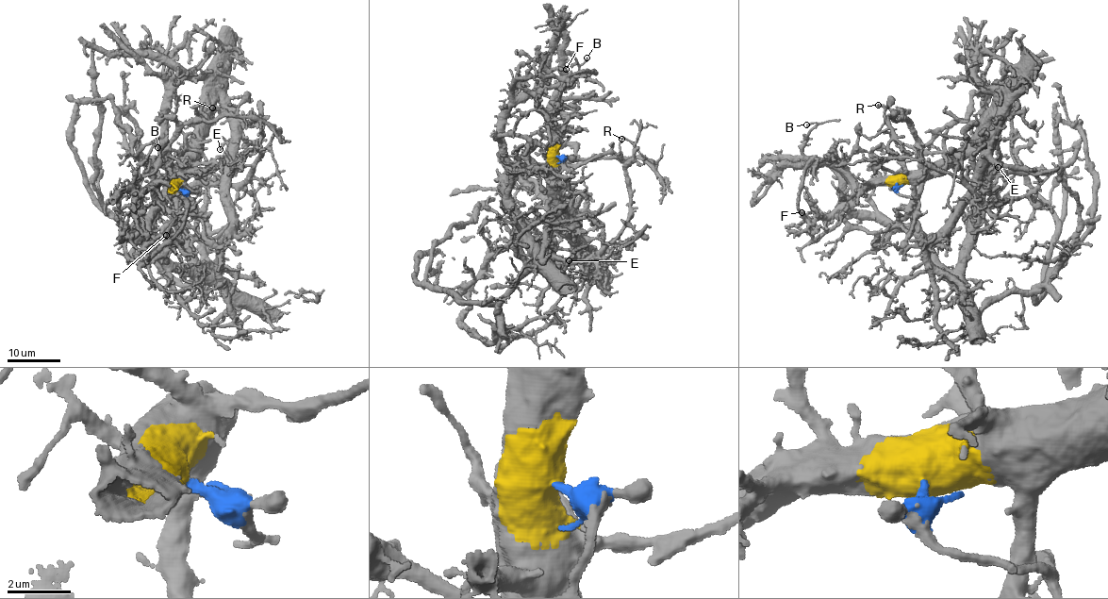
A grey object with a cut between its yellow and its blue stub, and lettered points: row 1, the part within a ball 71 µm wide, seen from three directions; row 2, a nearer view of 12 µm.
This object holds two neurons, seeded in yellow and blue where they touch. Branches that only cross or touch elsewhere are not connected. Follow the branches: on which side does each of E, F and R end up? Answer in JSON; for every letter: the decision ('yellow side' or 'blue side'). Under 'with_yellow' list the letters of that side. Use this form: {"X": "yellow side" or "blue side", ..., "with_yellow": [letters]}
{"E": "yellow side", "F": "yellow side", "R": "blue side", "with_yellow": ["E", "F"]}

